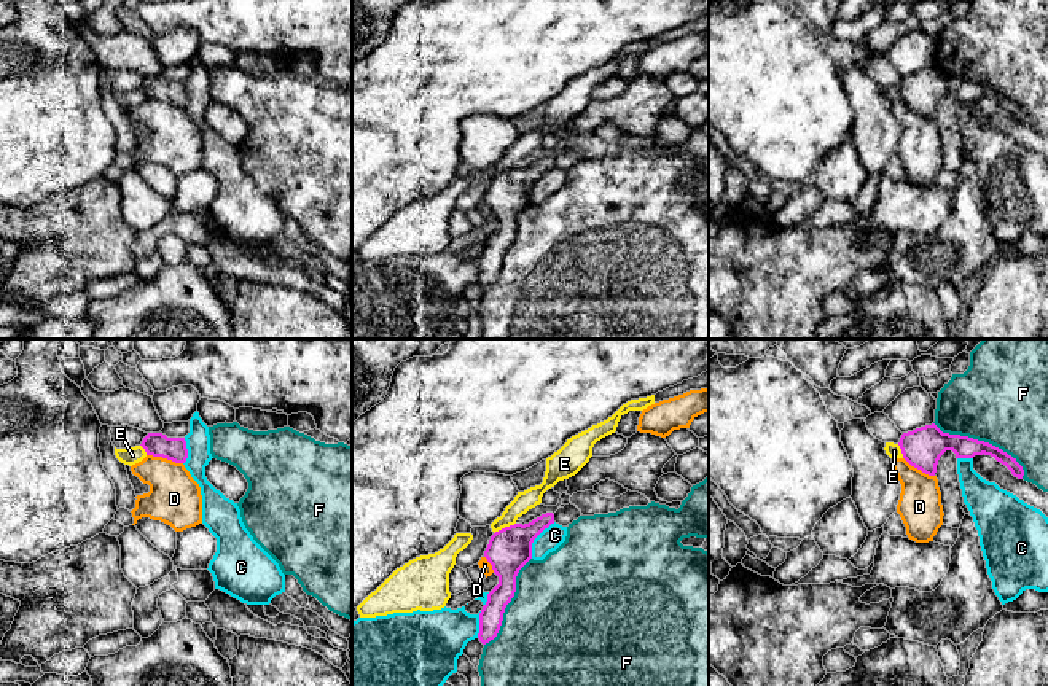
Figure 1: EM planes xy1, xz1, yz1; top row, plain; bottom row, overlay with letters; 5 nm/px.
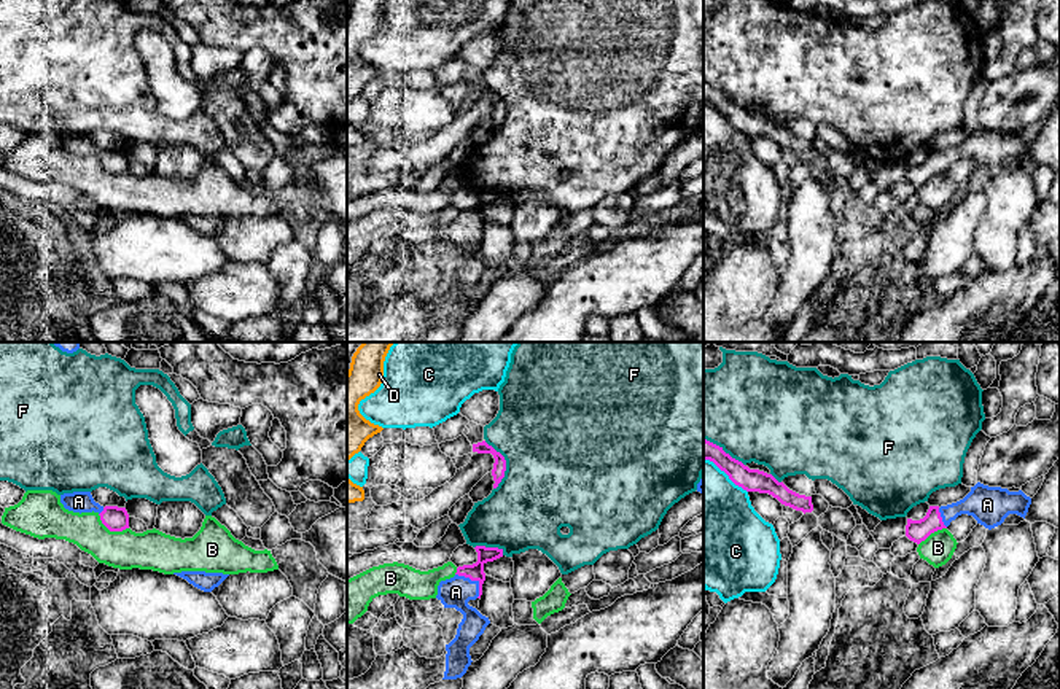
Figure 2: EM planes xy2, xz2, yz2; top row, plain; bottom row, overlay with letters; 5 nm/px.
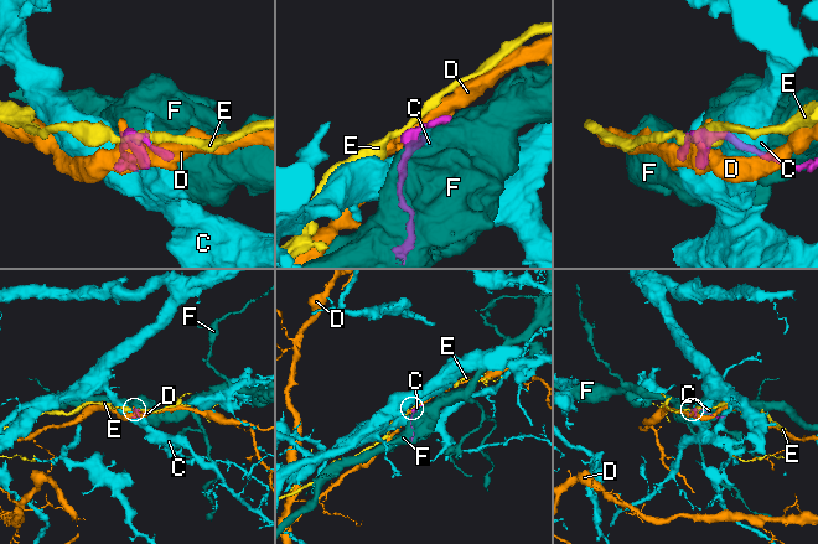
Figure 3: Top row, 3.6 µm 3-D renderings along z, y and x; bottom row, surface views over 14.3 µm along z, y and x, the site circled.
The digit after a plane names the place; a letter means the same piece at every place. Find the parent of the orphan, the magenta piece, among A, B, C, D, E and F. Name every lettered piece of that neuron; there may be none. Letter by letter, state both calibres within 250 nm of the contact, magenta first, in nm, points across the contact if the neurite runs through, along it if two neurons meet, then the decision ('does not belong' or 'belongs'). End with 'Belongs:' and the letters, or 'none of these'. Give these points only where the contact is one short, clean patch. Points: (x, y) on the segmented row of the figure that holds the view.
A: 90 nm thick on the magenta side, 160 nm on the other; runs through xz2 (475, 572), (473, 580), (455, 592); belongs
B: 130 nm thick on the magenta side, 200 nm on the other; border along xy2 (97, 514), (110, 530), (128, 529); does not belong
C: 220 nm thick on the magenta side, 110 nm on the other; does not belong
D: 120 nm thick on the magenta side, 260 nm on the other; does not belong
E: 220 nm thick on the magenta side, 100 nm on the other; border along xz1 (515, 522), (494, 533); does not belong
F: 150 nm thick on the magenta side, 460 nm on the other; does not belong
Belongs: A

